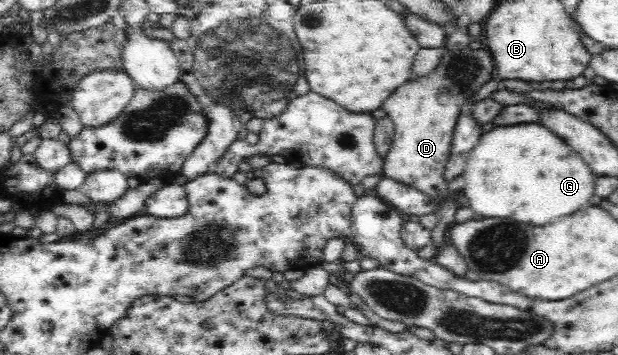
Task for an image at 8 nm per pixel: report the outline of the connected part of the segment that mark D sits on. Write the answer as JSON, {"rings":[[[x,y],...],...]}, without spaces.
{"rings":[[[464,47],[445,50],[440,63],[428,75],[417,76],[416,79],[400,85],[382,104],[386,115],[390,116],[390,120],[394,124],[392,145],[383,161],[383,177],[417,189],[418,192],[428,196],[436,206],[444,205],[446,198],[451,195],[451,191],[443,176],[451,158],[452,139],[454,139],[458,116],[464,107],[465,98],[476,93],[484,83],[488,83],[494,76],[494,61],[487,48],[481,47],[474,50]]]}

